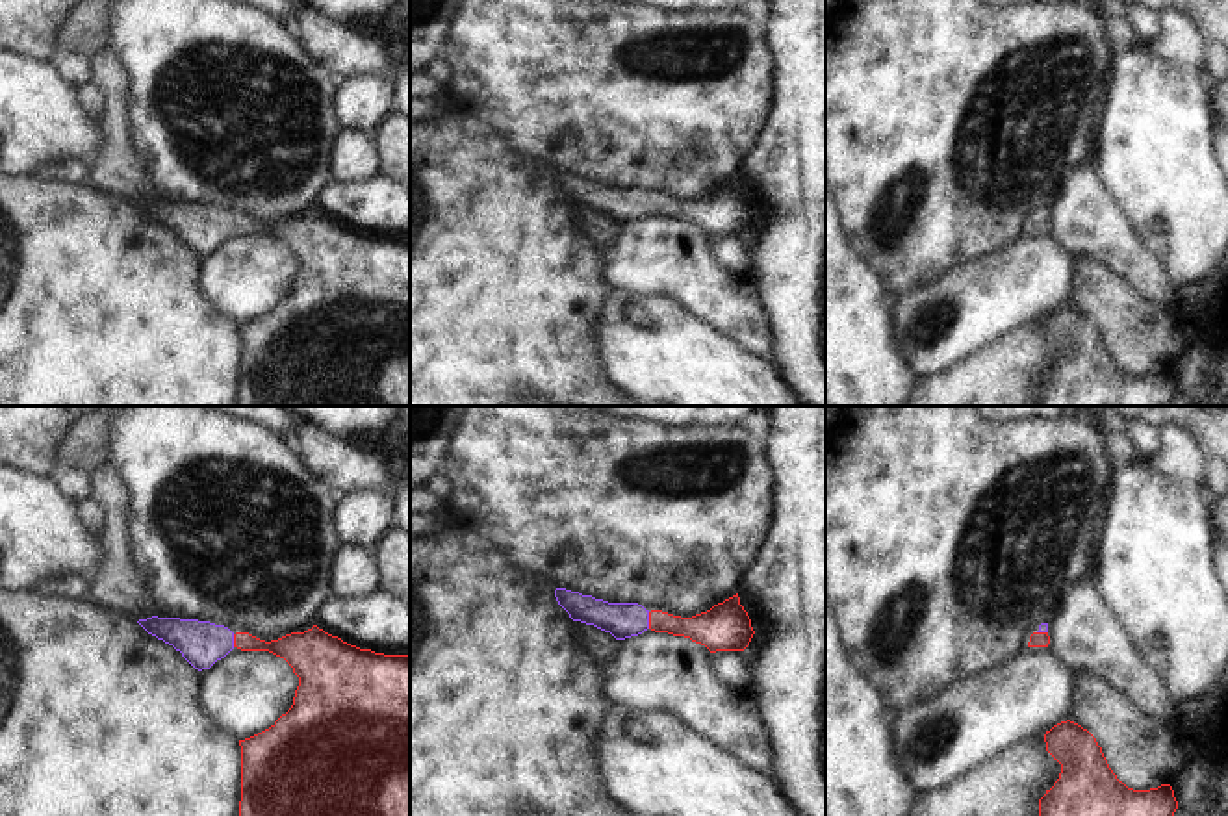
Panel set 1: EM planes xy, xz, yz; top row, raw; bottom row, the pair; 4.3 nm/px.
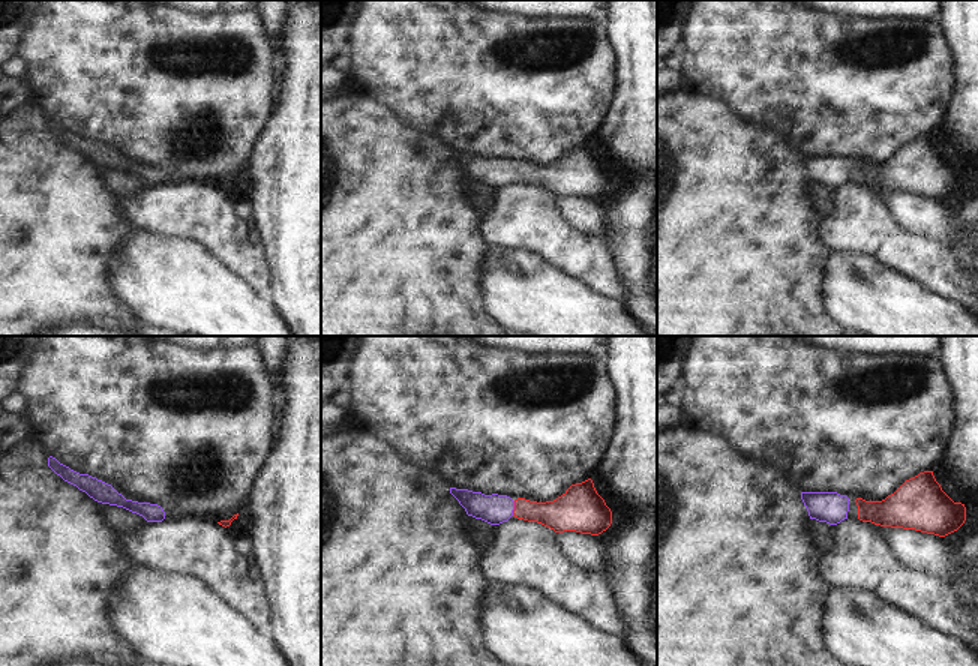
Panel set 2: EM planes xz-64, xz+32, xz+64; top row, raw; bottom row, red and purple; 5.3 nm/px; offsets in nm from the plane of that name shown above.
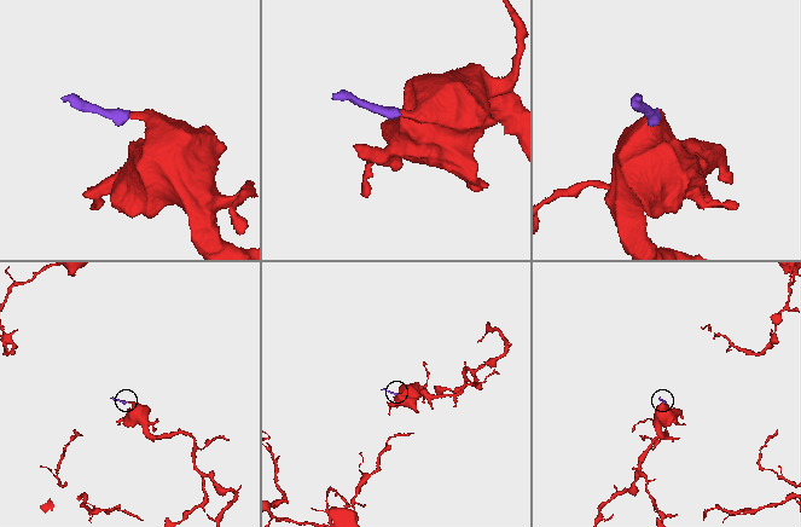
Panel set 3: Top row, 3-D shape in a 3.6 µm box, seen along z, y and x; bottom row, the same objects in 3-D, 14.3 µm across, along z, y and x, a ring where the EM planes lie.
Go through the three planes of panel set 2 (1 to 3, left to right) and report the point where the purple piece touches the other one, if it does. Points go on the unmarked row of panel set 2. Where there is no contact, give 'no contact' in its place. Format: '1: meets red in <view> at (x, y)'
1: no contact
2: meets red in xz+32 at (515, 173)
3: no contact

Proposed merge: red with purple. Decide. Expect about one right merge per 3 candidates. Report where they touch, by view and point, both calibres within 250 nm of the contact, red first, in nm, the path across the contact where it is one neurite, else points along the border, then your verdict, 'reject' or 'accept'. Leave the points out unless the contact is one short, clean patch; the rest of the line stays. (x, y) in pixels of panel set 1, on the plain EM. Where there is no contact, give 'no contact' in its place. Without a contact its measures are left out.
meets red in xz at (650, 204); 140 nm thick on the red side, 160 nm on the other; runs through xz (705, 212), (679, 212), (650, 204), (622, 204); accept

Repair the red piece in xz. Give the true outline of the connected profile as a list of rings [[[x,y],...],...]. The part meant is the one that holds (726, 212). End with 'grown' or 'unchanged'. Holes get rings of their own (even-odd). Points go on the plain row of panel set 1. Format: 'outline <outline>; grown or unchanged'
outline [[[556,172],[555,182],[573,206],[594,210],[616,224],[638,221],[651,213],[690,223],[716,237],[744,236],[755,219],[738,178],[692,202],[662,195],[649,197],[638,187],[608,187],[566,172]]]; grown

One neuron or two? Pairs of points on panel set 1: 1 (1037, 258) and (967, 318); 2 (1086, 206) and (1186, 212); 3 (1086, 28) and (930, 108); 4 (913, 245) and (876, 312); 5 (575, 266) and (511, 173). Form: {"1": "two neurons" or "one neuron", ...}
{"1": "one neuron", "2": "two neurons", "3": "one neuron", "4": "two neurons", "5": "one neuron"}

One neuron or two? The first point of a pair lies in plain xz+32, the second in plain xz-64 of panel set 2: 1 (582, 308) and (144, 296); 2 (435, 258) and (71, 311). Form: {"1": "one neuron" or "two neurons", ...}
{"1": "one neuron", "2": "one neuron"}

